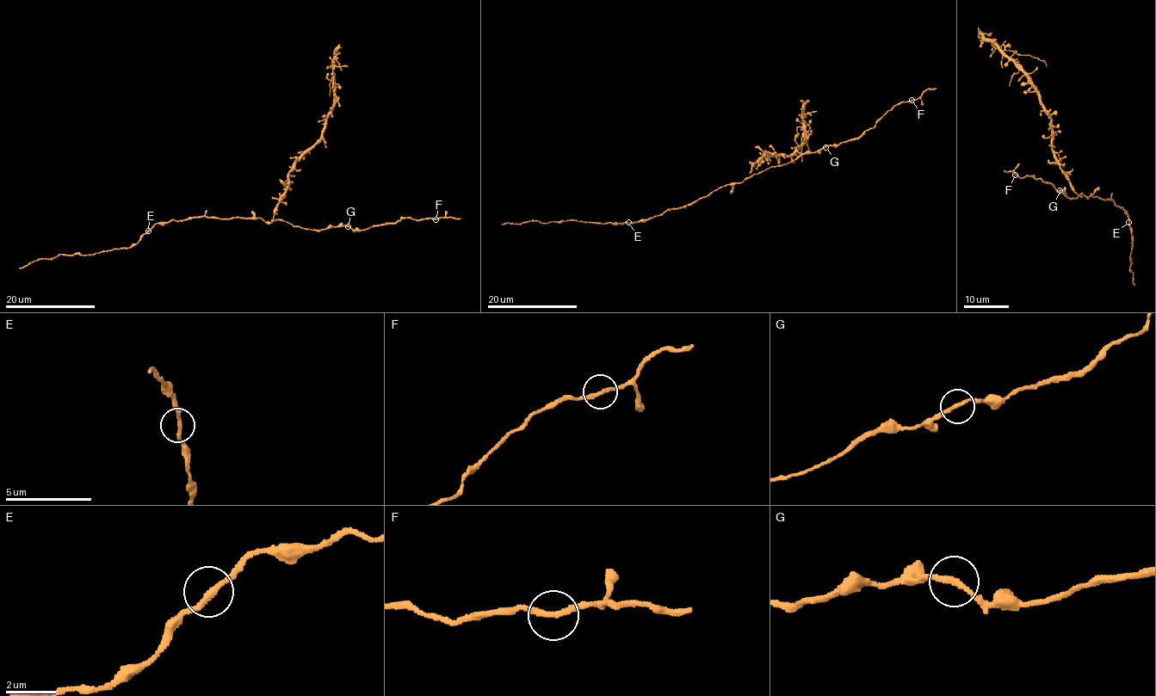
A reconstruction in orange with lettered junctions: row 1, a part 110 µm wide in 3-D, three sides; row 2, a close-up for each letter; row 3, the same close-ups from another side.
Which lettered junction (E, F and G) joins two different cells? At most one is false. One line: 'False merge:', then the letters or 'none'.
False merge: none

